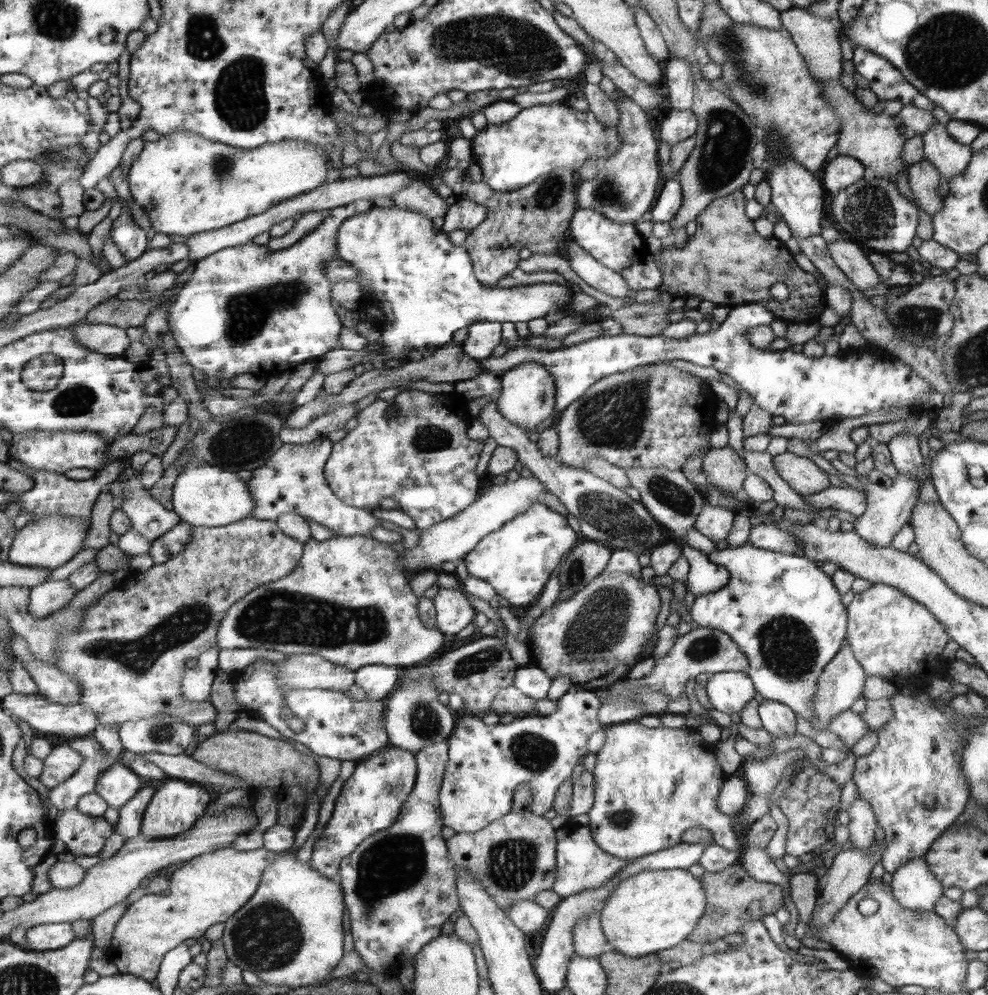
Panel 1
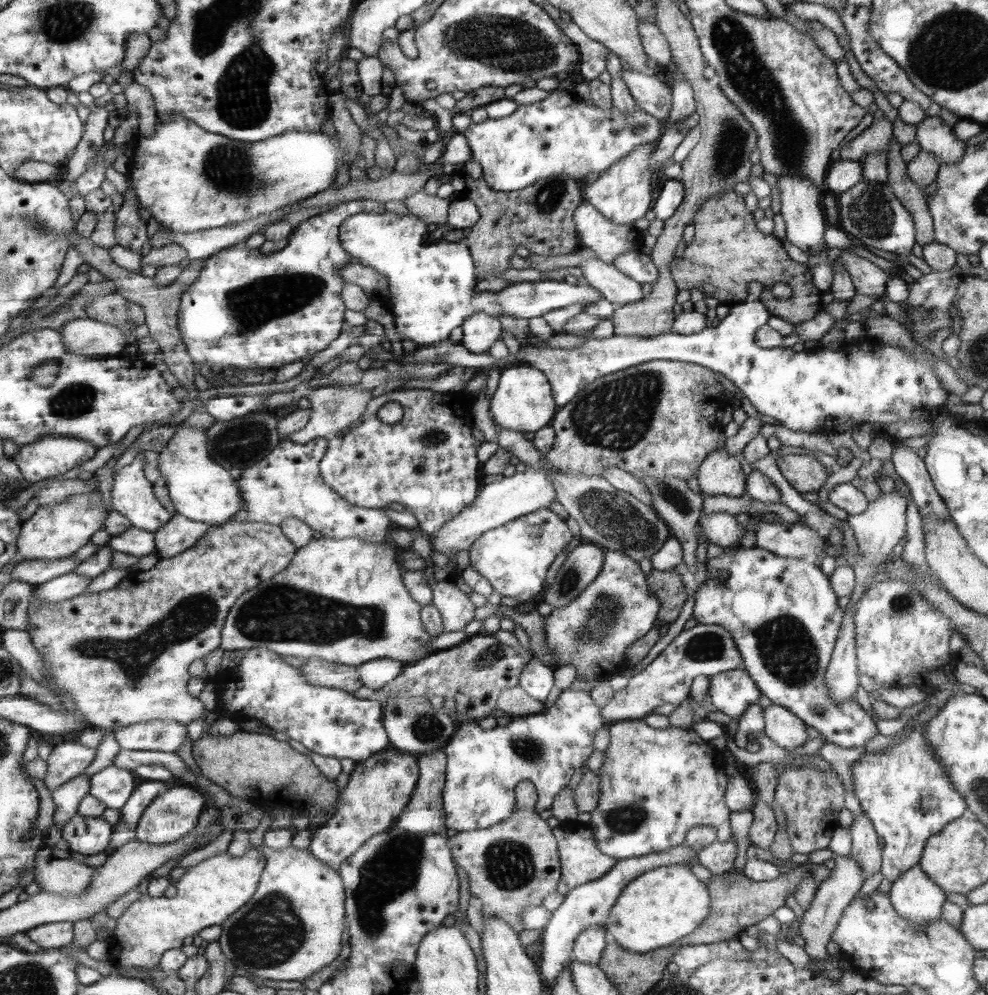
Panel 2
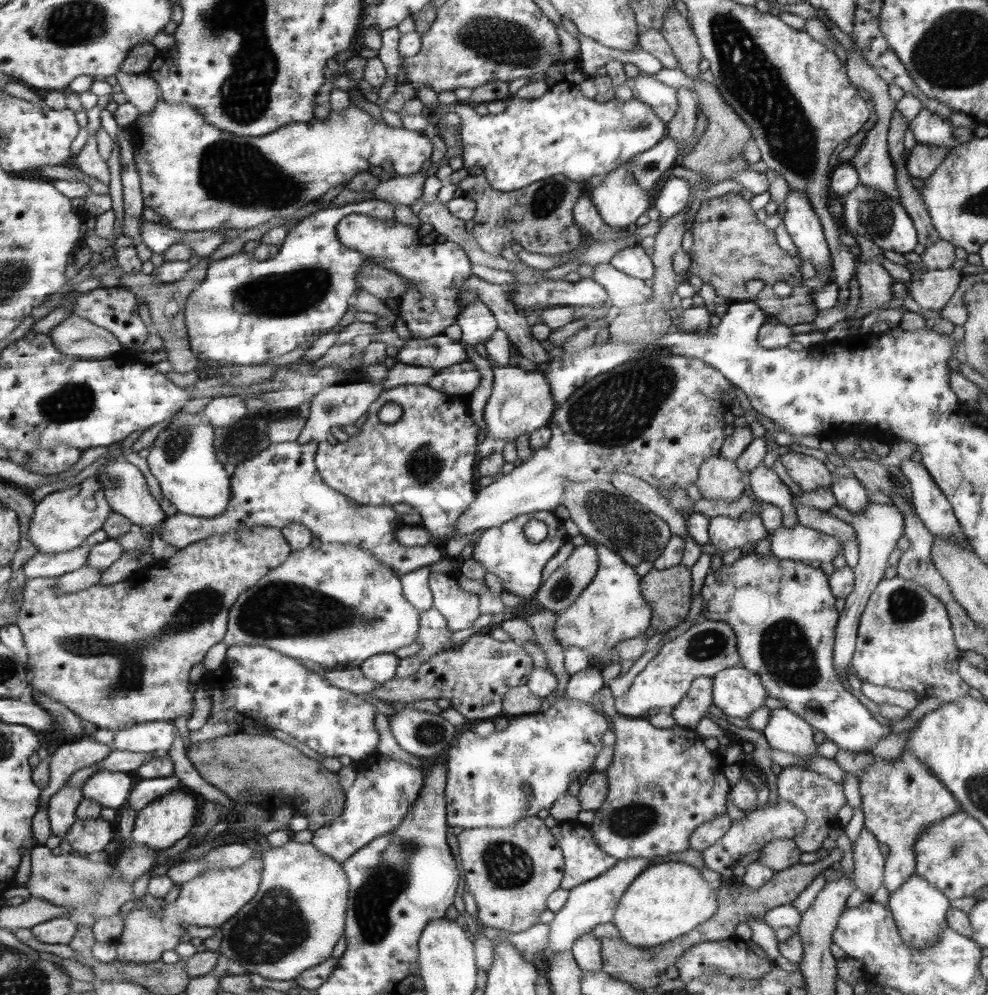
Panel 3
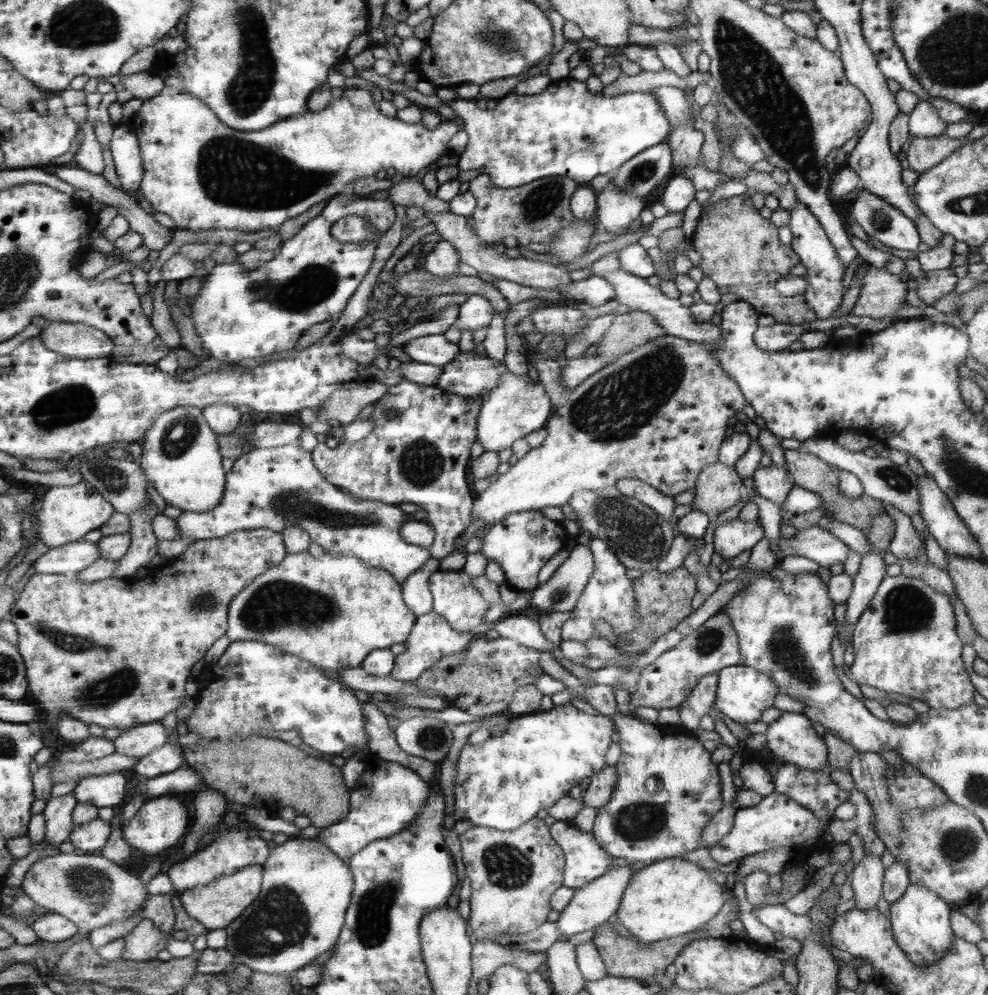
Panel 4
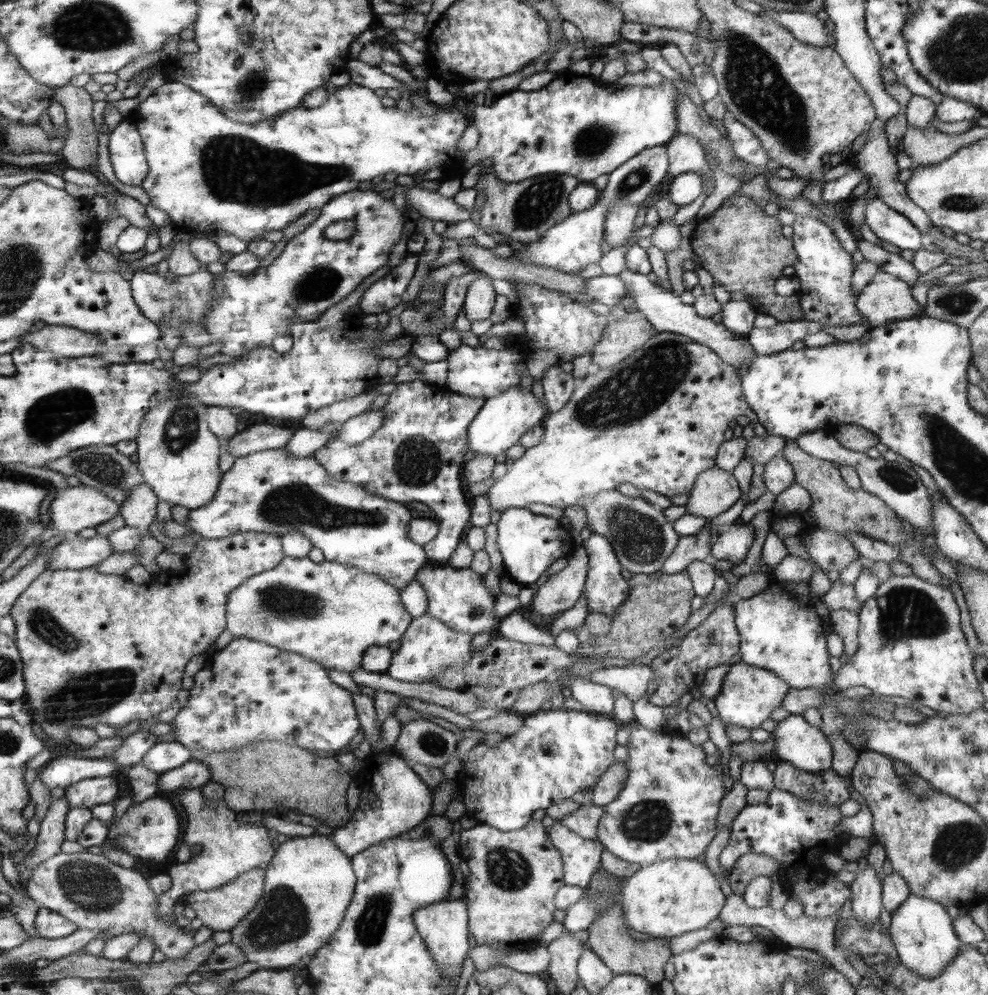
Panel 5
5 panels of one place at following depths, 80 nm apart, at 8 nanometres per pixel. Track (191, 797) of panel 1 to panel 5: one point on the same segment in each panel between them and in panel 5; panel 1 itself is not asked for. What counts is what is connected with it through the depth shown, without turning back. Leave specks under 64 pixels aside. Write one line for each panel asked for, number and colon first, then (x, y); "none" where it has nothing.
2: (170, 816)
3: (170, 817)
4: (160, 822)
5: (150, 830)

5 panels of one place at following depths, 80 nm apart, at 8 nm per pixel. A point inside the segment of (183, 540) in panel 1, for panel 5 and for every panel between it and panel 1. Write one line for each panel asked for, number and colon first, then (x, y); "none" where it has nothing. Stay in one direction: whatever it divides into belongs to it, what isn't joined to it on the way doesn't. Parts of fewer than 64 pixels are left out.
2: (179, 533)
3: (280, 485)
4: (275, 488)
5: (271, 491)

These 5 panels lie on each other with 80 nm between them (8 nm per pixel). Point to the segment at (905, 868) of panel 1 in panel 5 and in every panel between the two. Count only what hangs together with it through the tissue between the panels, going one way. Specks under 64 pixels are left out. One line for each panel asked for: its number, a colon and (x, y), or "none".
2: (915, 897)
3: (919, 910)
4: (920, 923)
5: (923, 934)

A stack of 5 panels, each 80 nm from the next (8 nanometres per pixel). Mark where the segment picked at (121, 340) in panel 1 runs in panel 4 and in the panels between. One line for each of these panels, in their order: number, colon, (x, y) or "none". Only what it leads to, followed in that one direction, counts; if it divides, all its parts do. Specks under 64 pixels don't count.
2: (83, 335)
3: (74, 336)
4: (74, 340)

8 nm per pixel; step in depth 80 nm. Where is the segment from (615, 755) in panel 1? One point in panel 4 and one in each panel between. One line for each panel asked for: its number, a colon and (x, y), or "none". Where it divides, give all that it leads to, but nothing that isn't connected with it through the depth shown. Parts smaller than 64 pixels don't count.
2: (656, 785)
3: (663, 785)
4: (667, 792)

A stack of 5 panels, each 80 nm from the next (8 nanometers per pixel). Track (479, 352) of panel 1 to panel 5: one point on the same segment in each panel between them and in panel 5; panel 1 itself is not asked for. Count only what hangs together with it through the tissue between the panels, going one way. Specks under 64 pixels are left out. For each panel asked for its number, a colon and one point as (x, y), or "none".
2: (480, 330)
3: (477, 323)
4: (477, 311)
5: (479, 300)

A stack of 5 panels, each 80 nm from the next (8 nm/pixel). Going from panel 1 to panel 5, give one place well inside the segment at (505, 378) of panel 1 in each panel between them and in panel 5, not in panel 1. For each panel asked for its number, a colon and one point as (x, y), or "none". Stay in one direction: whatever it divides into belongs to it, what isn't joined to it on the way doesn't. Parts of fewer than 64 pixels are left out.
2: (523, 401)
3: (520, 402)
4: (518, 406)
5: (503, 419)

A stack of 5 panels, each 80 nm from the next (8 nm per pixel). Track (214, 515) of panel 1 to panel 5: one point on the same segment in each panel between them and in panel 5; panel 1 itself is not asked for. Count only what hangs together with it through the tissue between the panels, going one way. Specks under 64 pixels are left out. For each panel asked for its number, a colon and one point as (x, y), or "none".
2: (199, 488)
3: (182, 457)
4: (180, 456)
5: (177, 452)

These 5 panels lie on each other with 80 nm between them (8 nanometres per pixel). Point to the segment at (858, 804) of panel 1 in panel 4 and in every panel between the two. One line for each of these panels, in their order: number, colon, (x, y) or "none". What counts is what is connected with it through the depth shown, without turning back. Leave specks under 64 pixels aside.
2: (866, 850)
3: (869, 861)
4: (867, 876)

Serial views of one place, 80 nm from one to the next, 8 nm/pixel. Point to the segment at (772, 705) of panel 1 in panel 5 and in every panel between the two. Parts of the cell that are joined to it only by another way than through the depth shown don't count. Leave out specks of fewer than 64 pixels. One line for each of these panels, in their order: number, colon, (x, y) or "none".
2: (787, 730)
3: (786, 731)
4: (792, 739)
5: (804, 746)

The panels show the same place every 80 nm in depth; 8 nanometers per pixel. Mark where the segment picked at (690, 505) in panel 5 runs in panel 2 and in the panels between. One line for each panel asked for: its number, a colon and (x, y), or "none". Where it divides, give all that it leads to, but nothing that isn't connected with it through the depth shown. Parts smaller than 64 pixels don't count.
2: (721, 474)
3: (720, 479)
4: (719, 487)

